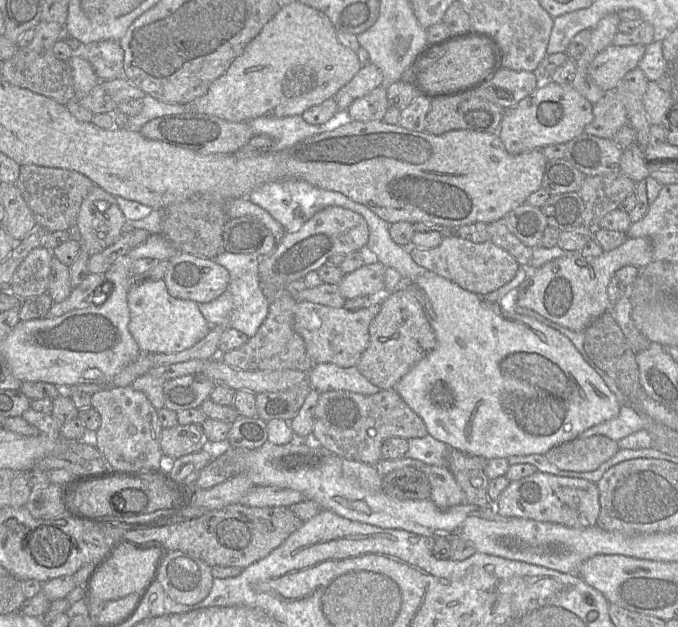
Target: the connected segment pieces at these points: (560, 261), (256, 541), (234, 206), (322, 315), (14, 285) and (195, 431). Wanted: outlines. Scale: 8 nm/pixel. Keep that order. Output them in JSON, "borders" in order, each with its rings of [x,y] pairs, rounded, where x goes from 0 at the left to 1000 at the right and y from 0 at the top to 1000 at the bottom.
{"borders":[[[[953,378],[925,380],[913,394],[891,400],[882,410],[858,410],[854,404],[835,404],[833,408],[813,415],[796,427],[780,434],[779,442],[763,458],[763,488],[779,491],[805,509],[847,530],[858,530],[881,507],[900,494],[895,456],[912,429],[935,424],[941,429],[963,416],[963,397]]],[[[345,802],[326,812],[302,817],[294,825],[237,841],[184,845],[173,841],[149,844],[159,869],[167,858],[181,852],[183,864],[208,872],[235,872],[243,880],[268,879],[301,895],[310,904],[339,903],[363,906],[391,890],[412,872],[447,831],[426,809],[367,809]]],[[[366,316],[335,319],[330,333],[336,348],[366,344],[378,349],[401,370],[409,386],[422,373],[419,362],[409,351],[391,333],[369,322]]],[[[563,474],[528,494],[488,490],[456,480],[434,490],[434,525],[445,537],[451,560],[465,579],[490,579],[512,587],[524,584],[544,547],[544,518],[560,494]]],[[[65,392],[46,399],[22,432],[12,464],[31,478],[69,467],[77,400]]],[[[261,676],[254,683],[239,686],[236,716],[243,734],[257,734],[295,719],[307,705],[296,678]]]]}

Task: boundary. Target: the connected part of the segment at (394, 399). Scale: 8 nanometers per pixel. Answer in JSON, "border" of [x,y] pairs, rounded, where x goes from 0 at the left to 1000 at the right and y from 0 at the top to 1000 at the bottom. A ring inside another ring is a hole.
{"border":[[[562,620],[549,630],[491,622],[471,630],[463,656],[460,692],[472,705],[473,713],[503,730],[553,742],[563,732],[562,711],[569,700],[577,697],[618,699],[628,695],[631,687],[624,668],[602,648],[583,620]]]}

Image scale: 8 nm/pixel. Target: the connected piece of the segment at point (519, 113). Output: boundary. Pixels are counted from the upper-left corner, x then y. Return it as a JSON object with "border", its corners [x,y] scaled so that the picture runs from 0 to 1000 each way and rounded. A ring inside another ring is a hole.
{"border":[[[801,129],[782,152],[765,161],[758,171],[743,177],[742,190],[735,206],[735,217],[745,238],[754,247],[801,238],[808,231],[835,230],[861,211],[866,198],[873,195],[875,166],[860,155],[842,134],[822,134],[814,129]]]}

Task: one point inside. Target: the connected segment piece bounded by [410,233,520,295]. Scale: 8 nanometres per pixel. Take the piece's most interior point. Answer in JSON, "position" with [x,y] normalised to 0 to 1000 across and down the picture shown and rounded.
{"position":[709,427]}

